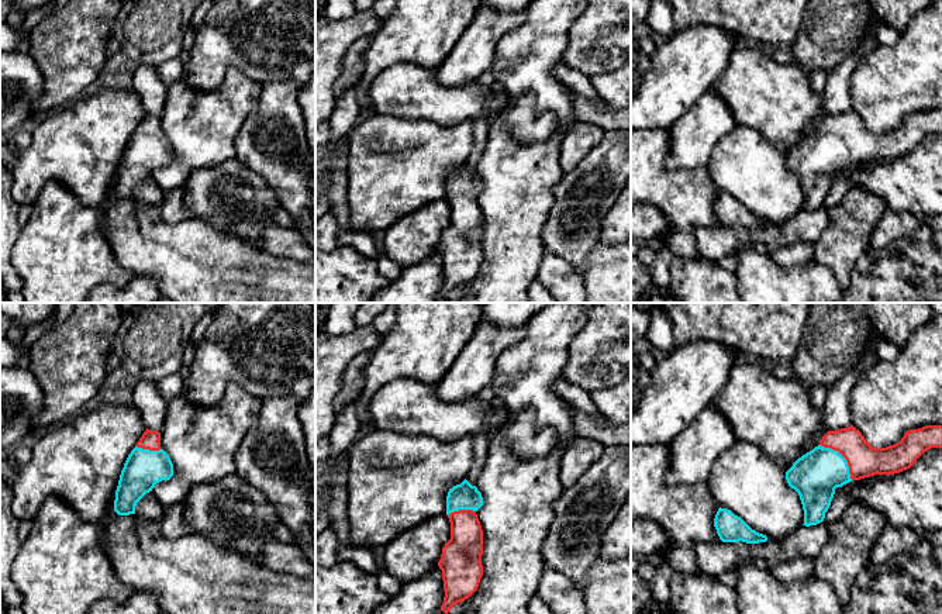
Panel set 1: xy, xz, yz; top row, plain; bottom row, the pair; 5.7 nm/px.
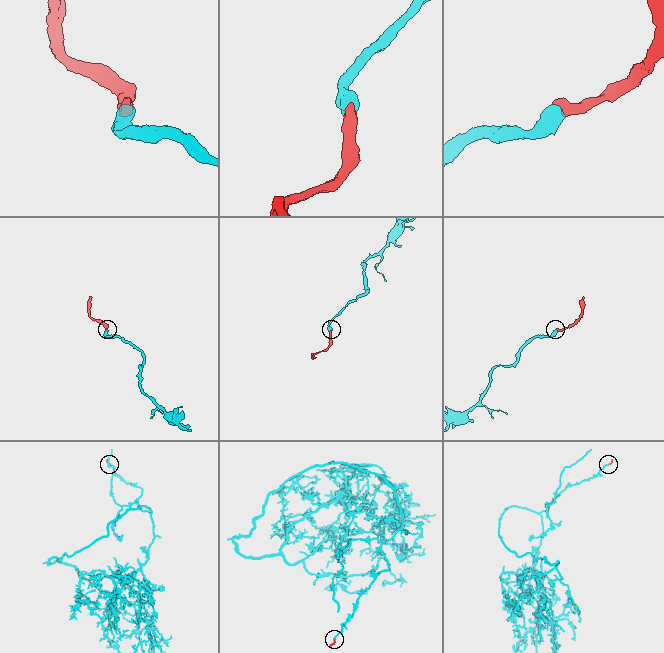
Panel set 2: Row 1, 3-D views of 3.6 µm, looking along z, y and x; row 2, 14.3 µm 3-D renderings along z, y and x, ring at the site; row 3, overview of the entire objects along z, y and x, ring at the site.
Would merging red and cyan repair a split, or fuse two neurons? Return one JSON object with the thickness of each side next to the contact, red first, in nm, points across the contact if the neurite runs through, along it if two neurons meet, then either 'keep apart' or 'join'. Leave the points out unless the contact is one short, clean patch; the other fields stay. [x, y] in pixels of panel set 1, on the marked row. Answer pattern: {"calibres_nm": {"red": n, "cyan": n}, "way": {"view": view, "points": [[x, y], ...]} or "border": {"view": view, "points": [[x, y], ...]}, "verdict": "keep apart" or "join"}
{"calibres_nm": {"red": 190, "cyan": 280}, "way": {"view": "yz", "points": [[863, 461], [842, 455], [815, 475]]}, "verdict": "join"}

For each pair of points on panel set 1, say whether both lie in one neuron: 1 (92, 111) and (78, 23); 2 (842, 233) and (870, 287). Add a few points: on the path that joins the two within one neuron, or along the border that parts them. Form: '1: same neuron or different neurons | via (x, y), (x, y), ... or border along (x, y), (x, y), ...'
1: different neurons | border along (78, 96), (59, 109)
2: different neurons | border along (870, 248), (858, 259), (846, 287)

